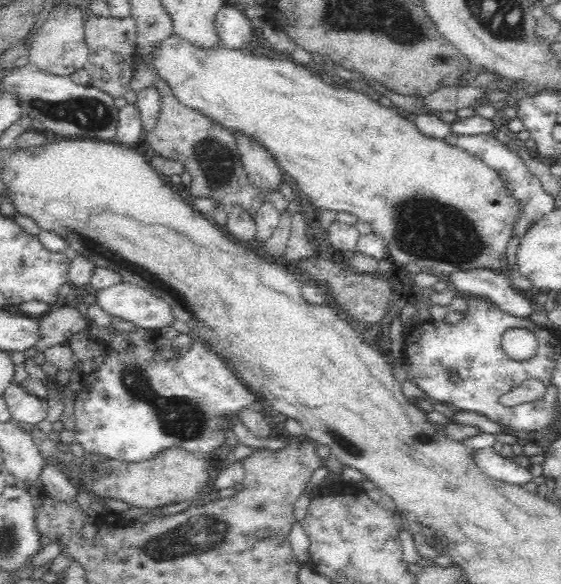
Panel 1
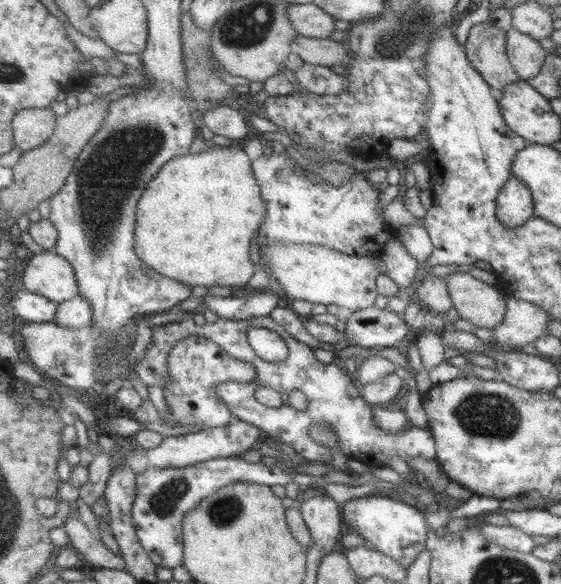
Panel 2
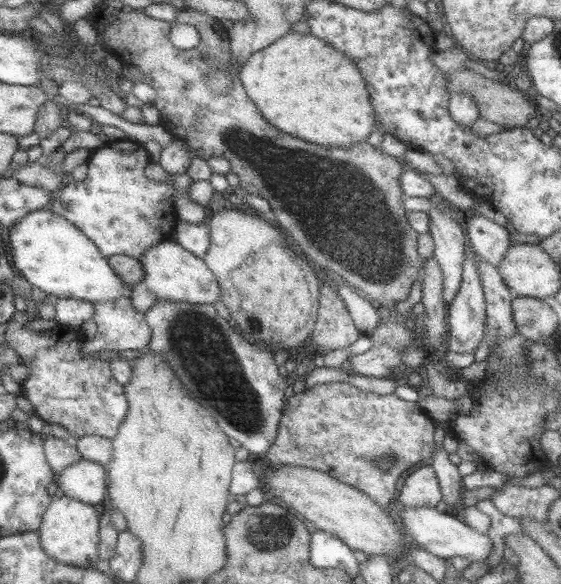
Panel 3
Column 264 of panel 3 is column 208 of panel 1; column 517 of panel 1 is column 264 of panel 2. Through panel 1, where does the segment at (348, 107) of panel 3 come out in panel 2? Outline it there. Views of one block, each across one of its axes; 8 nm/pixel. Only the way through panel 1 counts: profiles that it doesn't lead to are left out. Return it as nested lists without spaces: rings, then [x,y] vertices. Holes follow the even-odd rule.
[[[236,143],[228,147],[210,145],[202,153],[174,157],[150,182],[142,198],[142,206],[139,206],[136,230],[138,255],[153,269],[192,286],[249,285],[258,269],[258,264],[252,260],[254,238],[261,232],[269,208],[253,164],[250,154]]]

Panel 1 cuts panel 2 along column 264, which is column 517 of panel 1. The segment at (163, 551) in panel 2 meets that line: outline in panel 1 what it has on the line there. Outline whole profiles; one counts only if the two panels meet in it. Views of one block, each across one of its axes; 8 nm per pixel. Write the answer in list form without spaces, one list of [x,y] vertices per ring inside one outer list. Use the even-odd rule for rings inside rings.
[[[486,447],[476,450],[478,467],[486,475],[498,481],[509,482],[515,485],[524,485],[533,481],[530,470],[518,466],[512,459],[503,457],[495,447]]]

